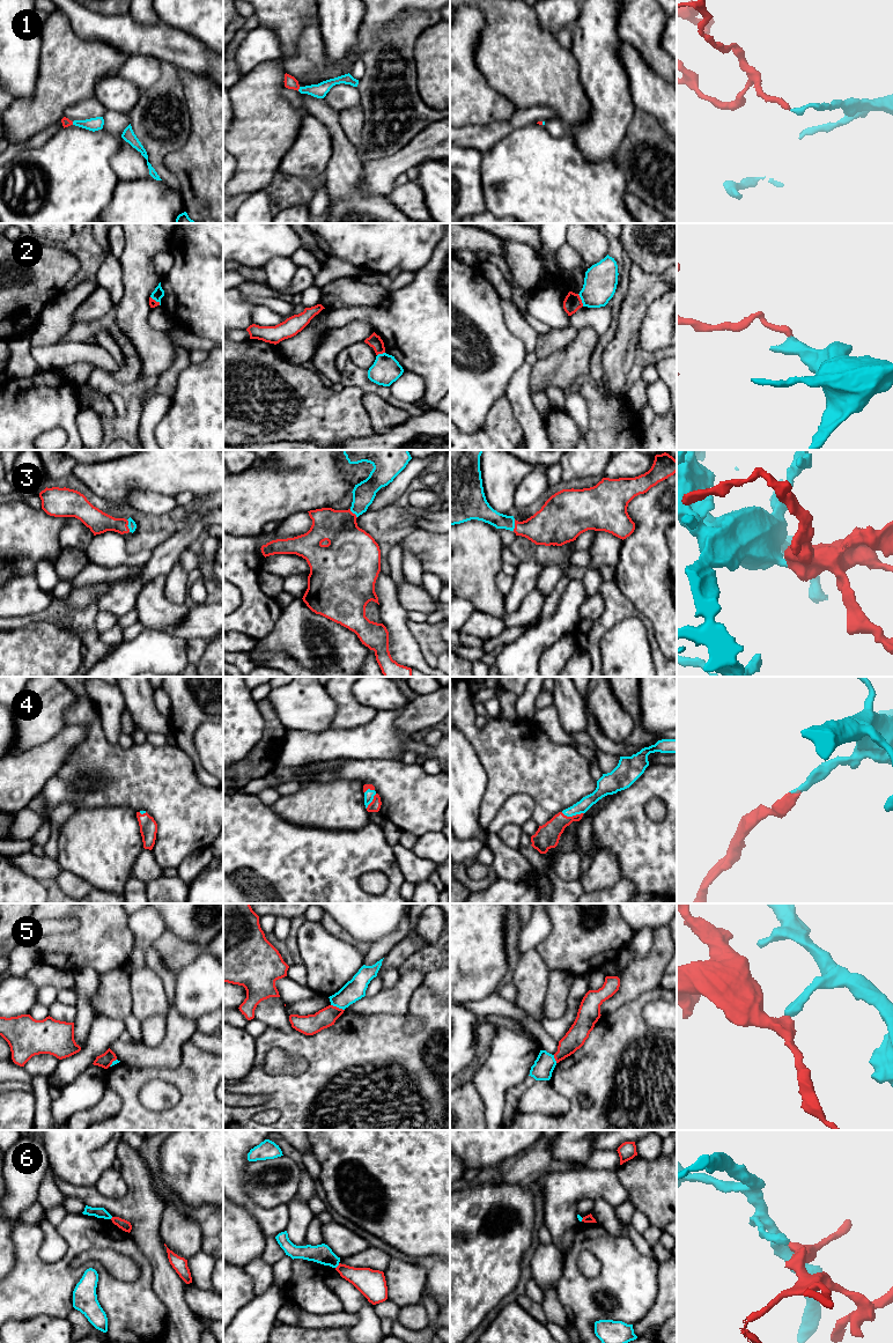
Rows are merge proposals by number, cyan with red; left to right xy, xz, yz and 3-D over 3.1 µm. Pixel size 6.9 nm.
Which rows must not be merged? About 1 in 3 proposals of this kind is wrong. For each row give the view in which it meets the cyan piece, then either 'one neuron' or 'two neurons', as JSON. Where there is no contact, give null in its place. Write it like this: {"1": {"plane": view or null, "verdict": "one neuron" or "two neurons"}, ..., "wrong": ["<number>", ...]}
{"1": {"plane": "xz", "verdict": "one neuron"}, "2": {"plane": "yz", "verdict": "two neurons"}, "3": {"plane": "xy", "verdict": "one neuron"}, "4": {"plane": "yz", "verdict": "one neuron"}, "5": {"plane": "xz", "verdict": "two neurons"}, "6": {"plane": "xz", "verdict": "two neurons"}, "wrong": ["2", "5", "6"]}

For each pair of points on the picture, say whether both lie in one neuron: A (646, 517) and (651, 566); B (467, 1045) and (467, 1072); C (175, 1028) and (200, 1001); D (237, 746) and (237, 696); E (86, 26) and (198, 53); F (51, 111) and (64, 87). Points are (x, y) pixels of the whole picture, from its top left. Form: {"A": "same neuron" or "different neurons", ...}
{"A": "same neuron", "B": "different neurons", "C": "different neurons", "D": "same neuron", "E": "same neuron", "F": "same neuron"}

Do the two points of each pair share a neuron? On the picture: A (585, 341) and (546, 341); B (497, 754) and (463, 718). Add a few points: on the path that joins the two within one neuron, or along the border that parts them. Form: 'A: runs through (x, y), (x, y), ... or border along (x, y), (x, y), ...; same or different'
A: border along (577, 331), (561, 349), (554, 351), (547, 356); different
B: runs through (487, 750), (473, 737), (469, 729); same

